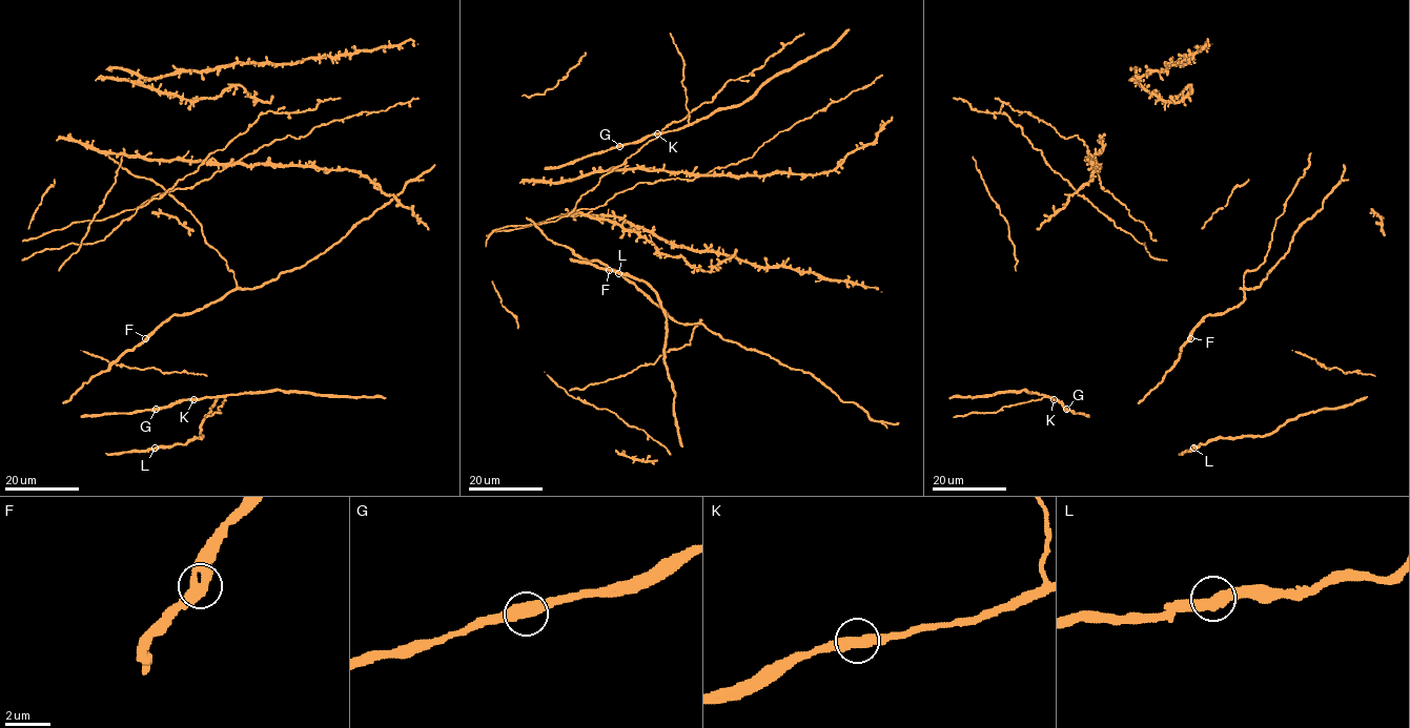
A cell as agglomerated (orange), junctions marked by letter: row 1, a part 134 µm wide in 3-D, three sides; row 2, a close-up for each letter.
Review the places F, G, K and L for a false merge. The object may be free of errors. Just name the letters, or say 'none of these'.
none of these

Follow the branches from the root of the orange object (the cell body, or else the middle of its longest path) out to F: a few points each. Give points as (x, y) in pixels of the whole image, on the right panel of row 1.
F: (1308, 156), (1309, 165), (1275, 222), (1265, 261), (1245, 273), (1243, 302), (1225, 312), (1208, 314), (1190, 338)

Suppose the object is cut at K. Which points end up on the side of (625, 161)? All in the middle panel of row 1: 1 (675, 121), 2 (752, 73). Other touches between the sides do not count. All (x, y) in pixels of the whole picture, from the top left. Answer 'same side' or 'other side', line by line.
1: same side
2: same side

